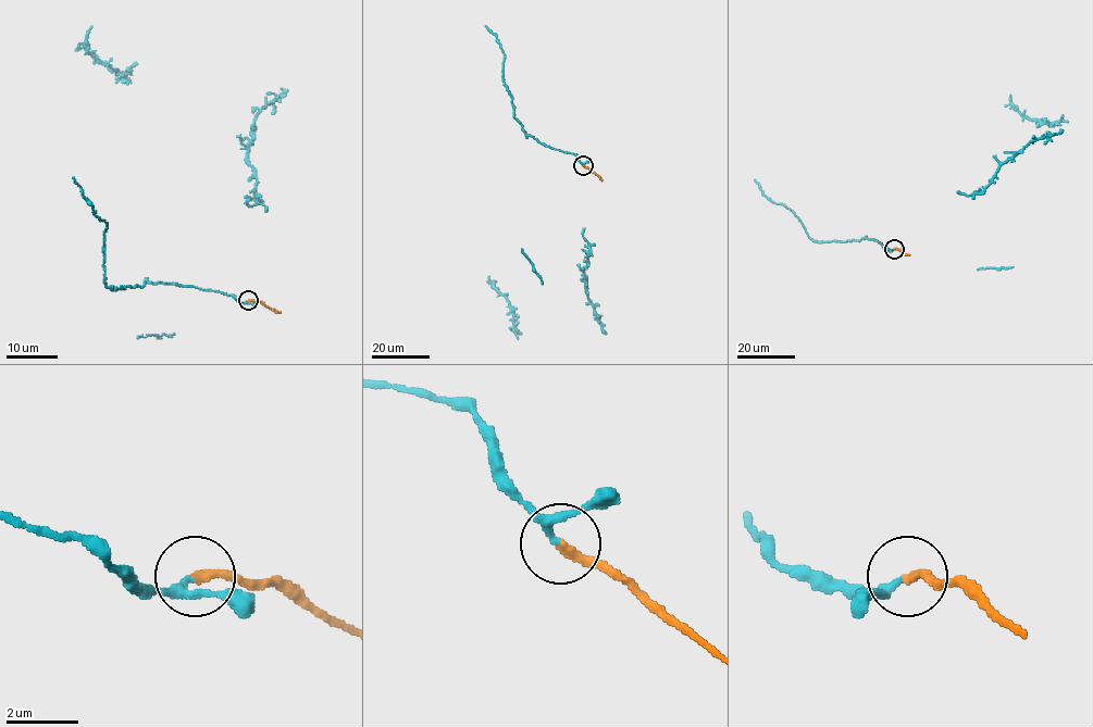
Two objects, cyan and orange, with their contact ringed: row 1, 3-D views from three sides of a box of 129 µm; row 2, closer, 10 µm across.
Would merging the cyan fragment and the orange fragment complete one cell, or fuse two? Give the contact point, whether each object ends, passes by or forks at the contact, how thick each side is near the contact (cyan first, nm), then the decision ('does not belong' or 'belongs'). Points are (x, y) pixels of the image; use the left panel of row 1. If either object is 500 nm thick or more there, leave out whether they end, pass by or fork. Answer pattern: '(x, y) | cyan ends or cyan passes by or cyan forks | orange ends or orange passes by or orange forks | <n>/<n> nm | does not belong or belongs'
(248, 300) | cyan passes by | orange ends | 180/240 nm | belongs

